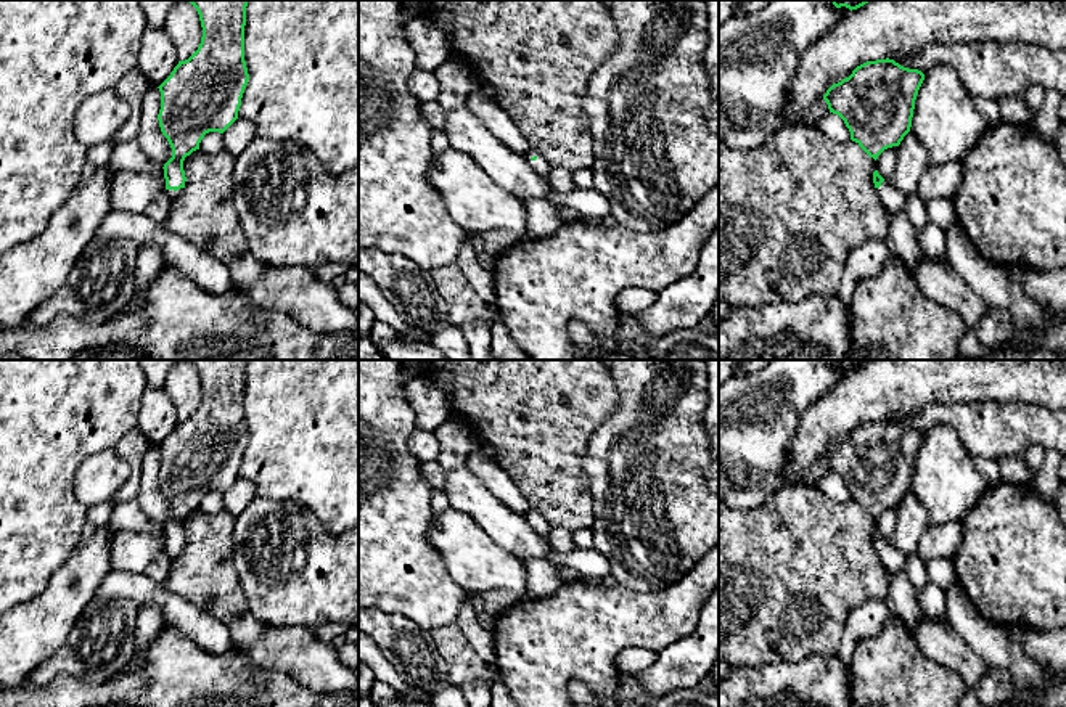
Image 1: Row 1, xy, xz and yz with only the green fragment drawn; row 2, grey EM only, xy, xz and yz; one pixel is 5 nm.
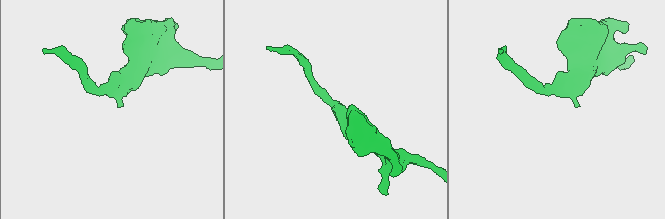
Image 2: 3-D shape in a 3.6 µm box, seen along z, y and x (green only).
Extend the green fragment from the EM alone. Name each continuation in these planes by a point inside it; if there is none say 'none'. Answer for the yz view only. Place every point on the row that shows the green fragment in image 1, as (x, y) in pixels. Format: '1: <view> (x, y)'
1: yz (894, 201)

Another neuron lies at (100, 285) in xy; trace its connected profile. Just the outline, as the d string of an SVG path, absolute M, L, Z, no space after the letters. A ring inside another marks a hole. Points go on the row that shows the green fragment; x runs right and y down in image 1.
M100 238L85 246L63 286L40 302L27 318L32 326L47 326L58 315L69 315L87 323L105 323L122 312L133 297L135 260L138 244L124 238Z

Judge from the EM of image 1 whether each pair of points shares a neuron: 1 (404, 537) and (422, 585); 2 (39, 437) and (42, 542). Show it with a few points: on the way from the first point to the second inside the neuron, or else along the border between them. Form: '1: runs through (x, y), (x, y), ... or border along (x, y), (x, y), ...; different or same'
1: runs through (404, 548), (404, 556), (414, 566), (415, 574); same
2: runs through (39, 463), (39, 516); same

